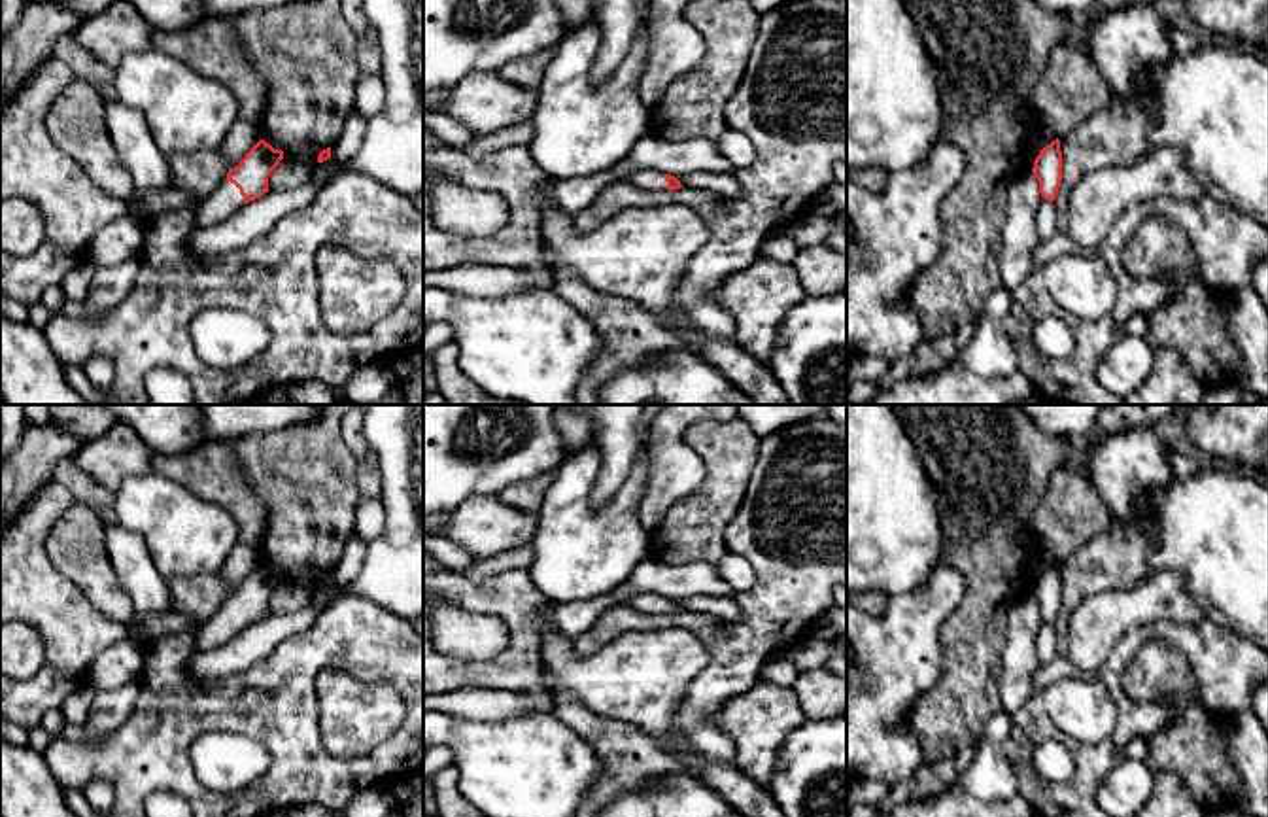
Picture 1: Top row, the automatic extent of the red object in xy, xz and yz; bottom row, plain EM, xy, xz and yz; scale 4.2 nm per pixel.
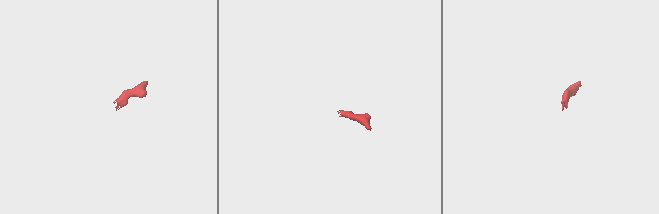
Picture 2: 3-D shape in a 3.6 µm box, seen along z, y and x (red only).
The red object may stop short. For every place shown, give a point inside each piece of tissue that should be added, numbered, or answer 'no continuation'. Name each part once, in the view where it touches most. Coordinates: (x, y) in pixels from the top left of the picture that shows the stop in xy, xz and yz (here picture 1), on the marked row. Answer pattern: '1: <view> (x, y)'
1: xy (225, 199)

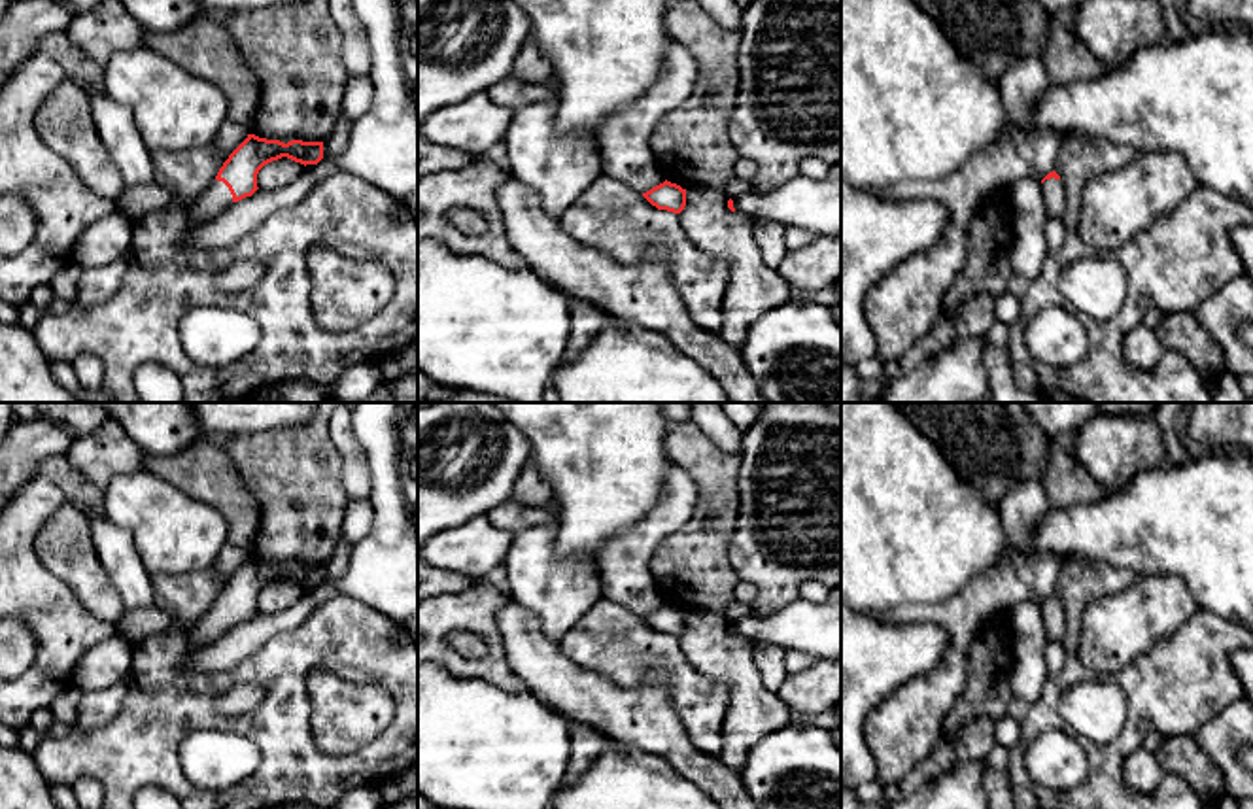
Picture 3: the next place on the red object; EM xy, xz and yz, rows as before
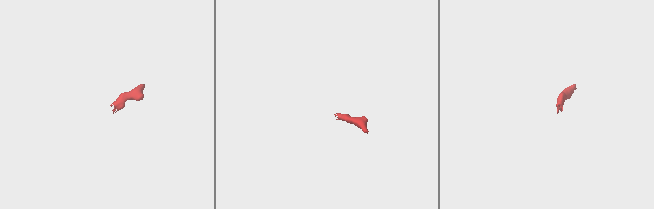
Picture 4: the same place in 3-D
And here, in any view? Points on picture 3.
1: xy (218, 197)

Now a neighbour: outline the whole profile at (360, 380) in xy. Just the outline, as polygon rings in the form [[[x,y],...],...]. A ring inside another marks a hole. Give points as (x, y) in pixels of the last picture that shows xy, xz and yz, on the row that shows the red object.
[[[355,363],[348,367],[331,386],[333,399],[342,403],[359,403],[367,399],[384,376],[378,363]]]

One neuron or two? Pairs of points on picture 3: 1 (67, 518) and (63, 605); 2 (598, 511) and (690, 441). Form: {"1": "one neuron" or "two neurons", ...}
{"1": "two neurons", "2": "two neurons"}

